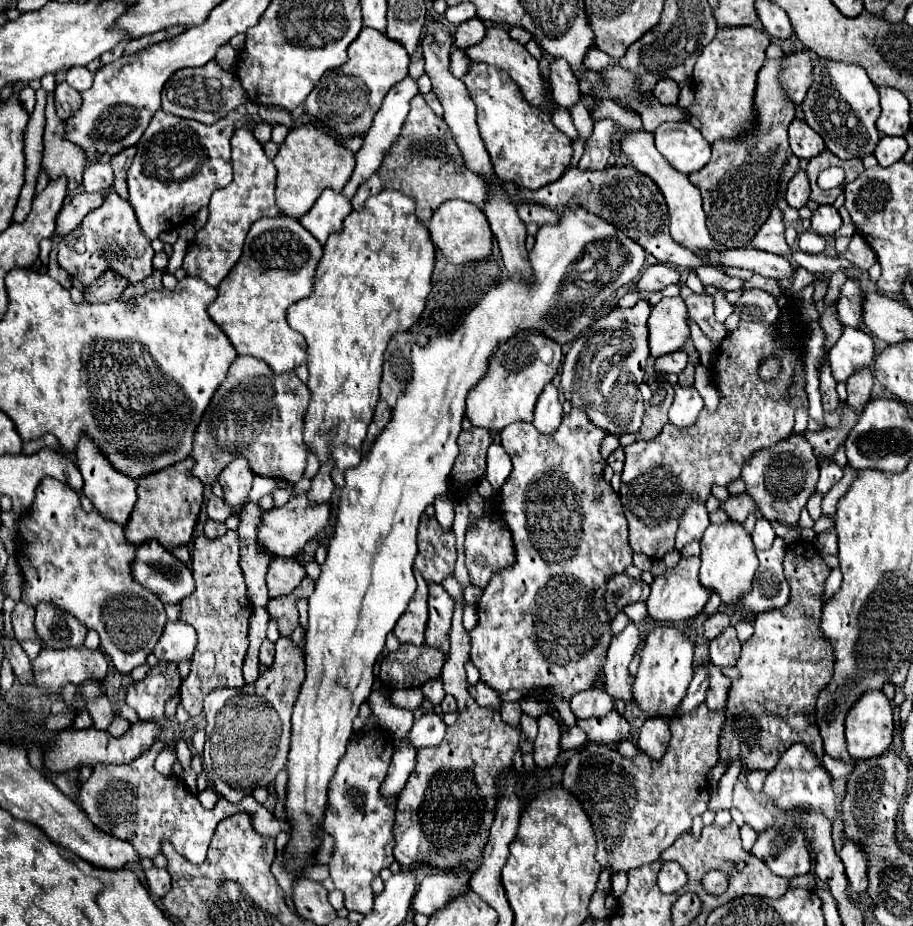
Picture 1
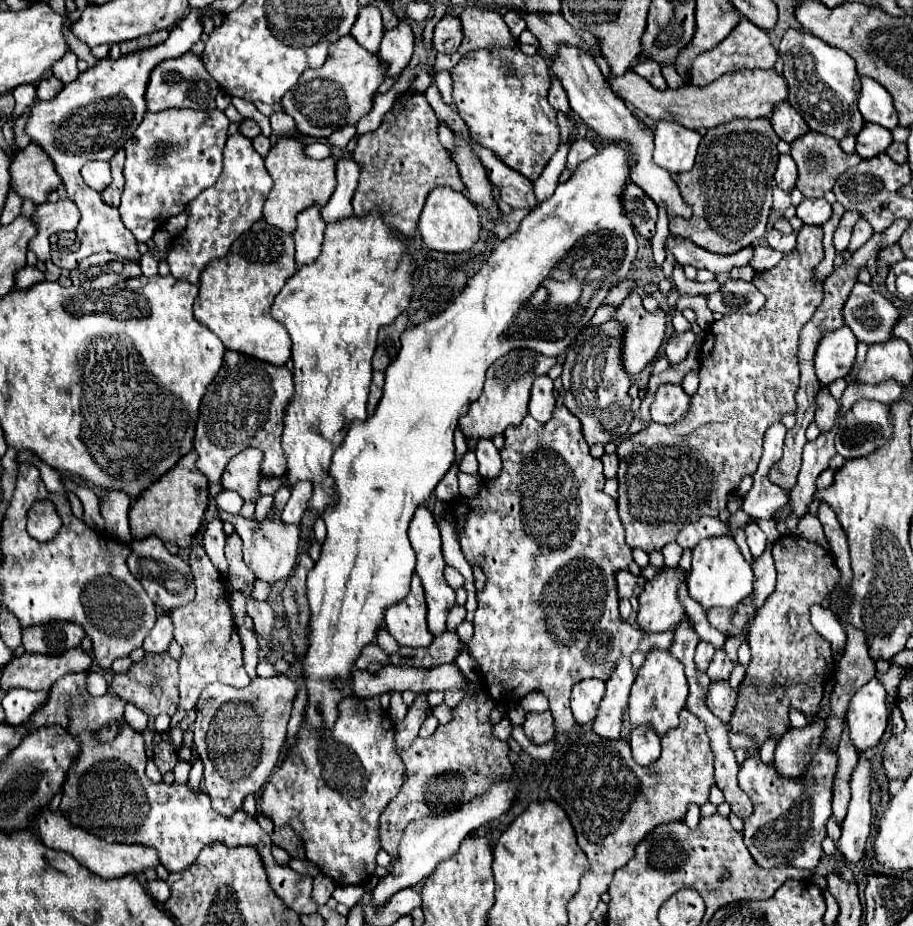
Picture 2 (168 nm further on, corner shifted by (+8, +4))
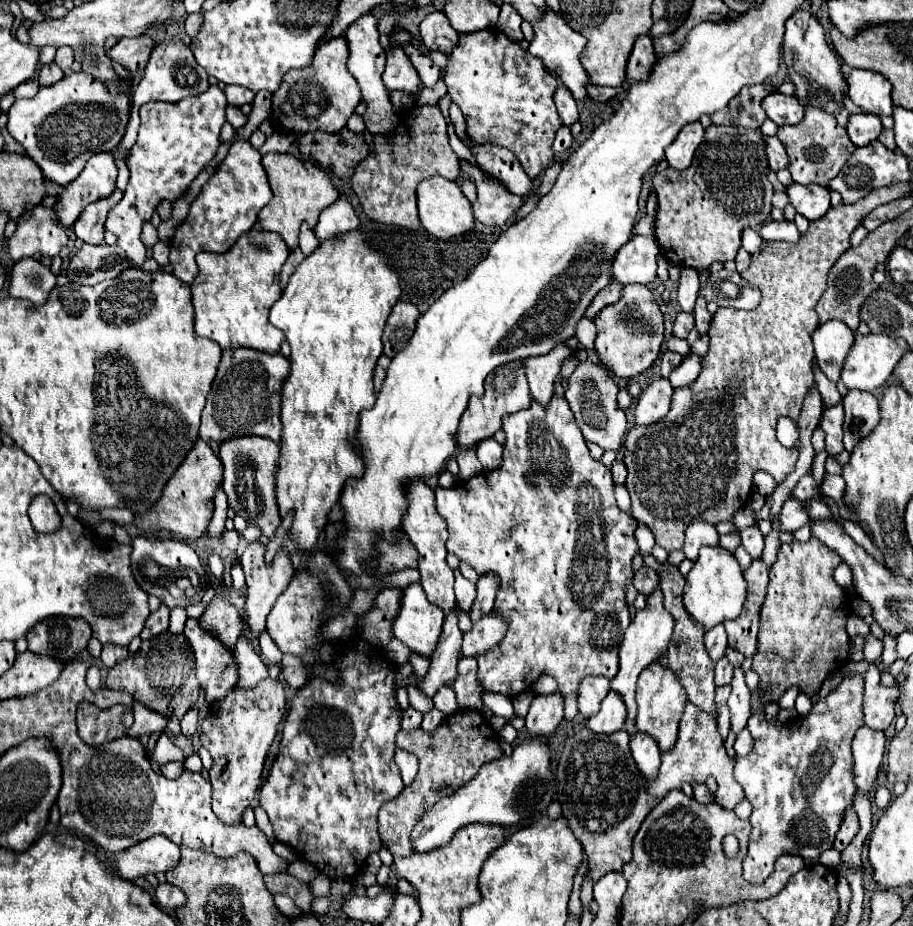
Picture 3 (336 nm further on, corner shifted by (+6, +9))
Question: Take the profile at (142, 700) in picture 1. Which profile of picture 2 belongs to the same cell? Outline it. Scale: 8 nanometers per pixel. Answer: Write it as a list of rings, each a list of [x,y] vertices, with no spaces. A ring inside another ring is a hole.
[[[161,652],[161,654],[145,654],[145,658],[141,662],[135,662],[129,672],[125,674],[115,674],[113,678],[113,684],[111,684],[111,690],[135,704],[137,708],[141,708],[143,712],[147,712],[149,716],[159,716],[161,712],[173,716],[177,712],[177,706],[179,706],[179,690],[177,690],[177,684],[179,684],[179,670],[177,670],[177,662],[167,654],[167,652]]]

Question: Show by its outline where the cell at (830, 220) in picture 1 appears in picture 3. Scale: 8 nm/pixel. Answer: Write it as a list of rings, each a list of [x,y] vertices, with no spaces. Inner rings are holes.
[[[793,183],[791,187],[787,187],[787,195],[789,195],[789,201],[795,207],[795,211],[801,213],[803,217],[807,217],[809,221],[821,219],[831,207],[829,189],[819,187],[819,185]]]

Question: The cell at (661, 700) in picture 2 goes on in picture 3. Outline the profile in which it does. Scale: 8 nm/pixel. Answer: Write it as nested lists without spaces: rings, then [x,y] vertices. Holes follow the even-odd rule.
[[[651,663],[643,669],[639,681],[637,681],[637,719],[635,725],[639,731],[651,735],[661,751],[669,751],[675,745],[677,739],[677,727],[679,719],[683,715],[687,703],[687,693],[683,691],[683,685],[675,671],[669,667],[663,667],[661,663]]]

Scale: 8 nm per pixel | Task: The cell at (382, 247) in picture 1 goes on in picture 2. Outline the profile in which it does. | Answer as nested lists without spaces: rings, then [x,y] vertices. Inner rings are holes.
[[[381,212],[369,216],[353,216],[341,224],[325,228],[325,240],[319,258],[313,264],[301,266],[283,286],[281,294],[271,306],[271,316],[285,326],[291,338],[291,360],[295,394],[285,408],[283,450],[287,456],[287,488],[301,480],[313,484],[309,510],[323,514],[327,506],[337,502],[335,484],[329,476],[333,452],[341,446],[353,418],[367,418],[367,394],[371,384],[371,358],[375,354],[377,332],[381,326],[391,324],[407,306],[413,294],[411,284],[411,254],[405,244],[391,234],[385,226]]]

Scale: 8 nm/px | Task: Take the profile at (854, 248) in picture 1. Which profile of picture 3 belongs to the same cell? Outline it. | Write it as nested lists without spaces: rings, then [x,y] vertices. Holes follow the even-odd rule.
[[[753,229],[743,231],[743,249],[745,249],[747,253],[755,255],[763,245],[765,245],[765,241],[763,241],[763,237],[757,235],[757,231],[753,231]]]

